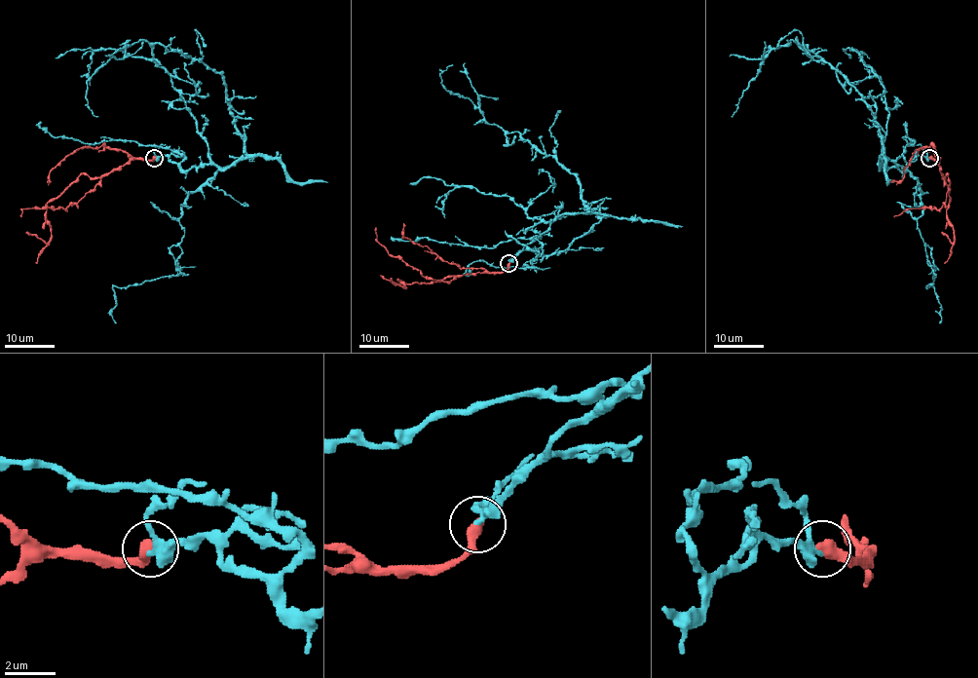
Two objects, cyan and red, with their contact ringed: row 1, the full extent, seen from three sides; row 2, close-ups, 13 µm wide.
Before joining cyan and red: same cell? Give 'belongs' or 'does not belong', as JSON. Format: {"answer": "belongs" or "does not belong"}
{"answer": "belongs"}

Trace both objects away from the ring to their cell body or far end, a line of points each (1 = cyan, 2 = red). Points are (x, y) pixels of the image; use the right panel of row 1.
1: (930, 158), (918, 157), (903, 170), (879, 168), (882, 136), (862, 94), (793, 40), (765, 54), (732, 117)
2: (930, 158), (939, 159), (944, 177), (948, 174), (946, 215), (953, 227), (954, 242), (941, 233)

